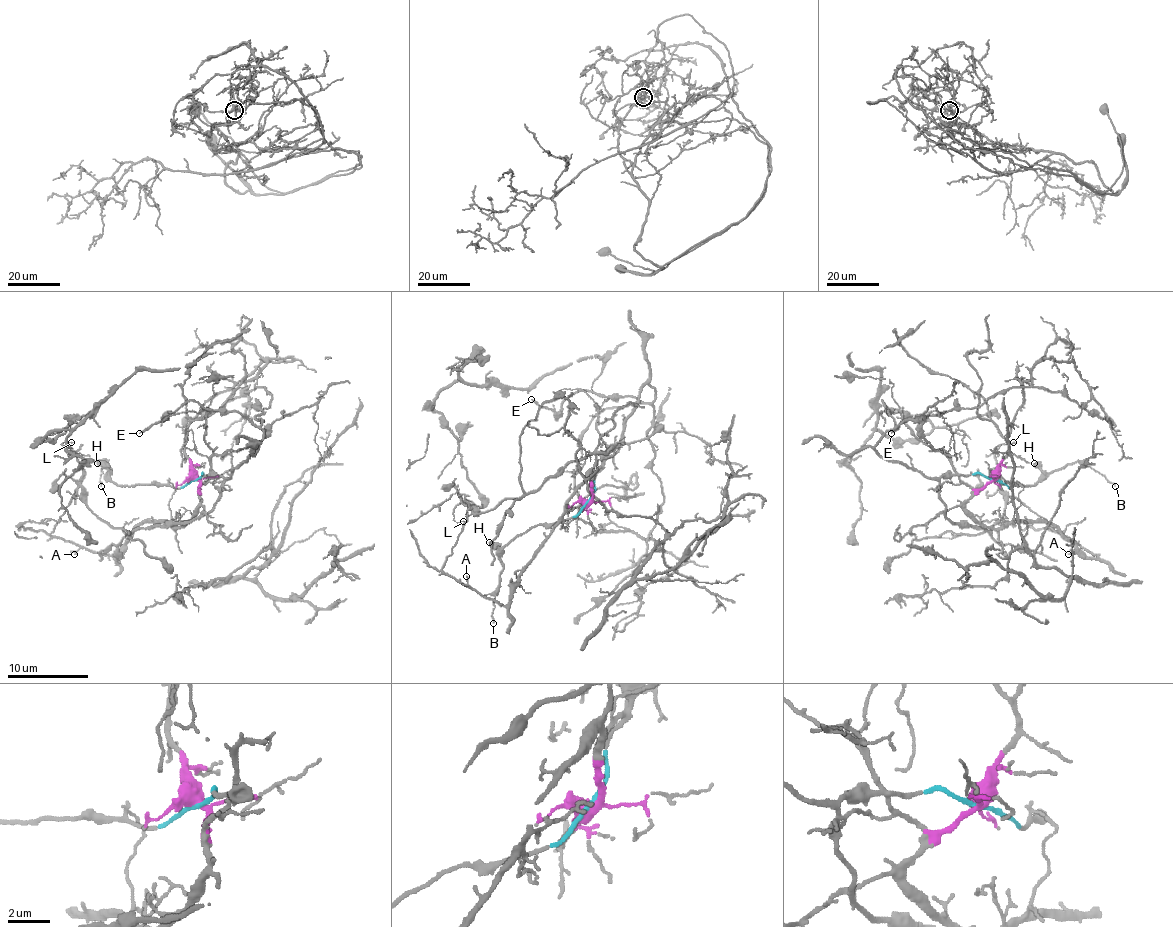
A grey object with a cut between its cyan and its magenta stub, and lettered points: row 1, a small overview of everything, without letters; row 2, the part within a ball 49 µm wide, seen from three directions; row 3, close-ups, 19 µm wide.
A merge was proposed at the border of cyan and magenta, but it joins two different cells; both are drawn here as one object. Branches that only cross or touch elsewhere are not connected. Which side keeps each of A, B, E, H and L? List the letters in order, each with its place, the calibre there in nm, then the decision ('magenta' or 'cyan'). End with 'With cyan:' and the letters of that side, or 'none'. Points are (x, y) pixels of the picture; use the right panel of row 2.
A: (1068, 554) | 70 nm | magenta
B: (1115, 486) | 100 nm | cyan
E: (891, 433) | 140 nm | cyan
H: (1034, 463) | 440 nm | cyan
L: (1013, 442) | 110 nm | magenta
With cyan: B, E, H

